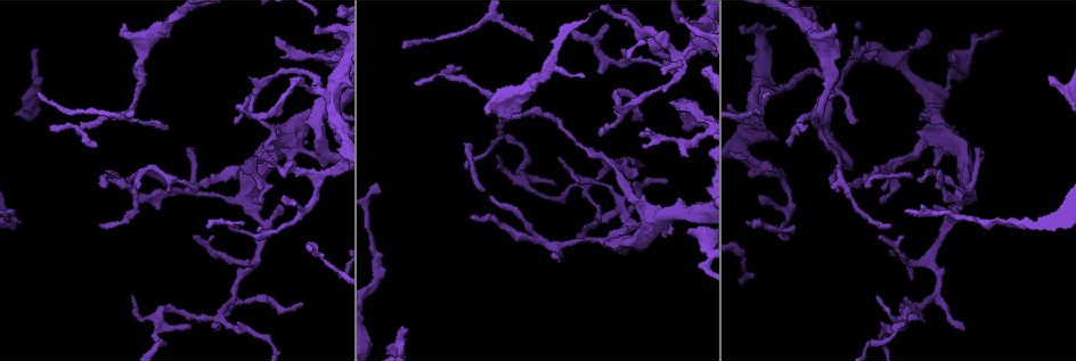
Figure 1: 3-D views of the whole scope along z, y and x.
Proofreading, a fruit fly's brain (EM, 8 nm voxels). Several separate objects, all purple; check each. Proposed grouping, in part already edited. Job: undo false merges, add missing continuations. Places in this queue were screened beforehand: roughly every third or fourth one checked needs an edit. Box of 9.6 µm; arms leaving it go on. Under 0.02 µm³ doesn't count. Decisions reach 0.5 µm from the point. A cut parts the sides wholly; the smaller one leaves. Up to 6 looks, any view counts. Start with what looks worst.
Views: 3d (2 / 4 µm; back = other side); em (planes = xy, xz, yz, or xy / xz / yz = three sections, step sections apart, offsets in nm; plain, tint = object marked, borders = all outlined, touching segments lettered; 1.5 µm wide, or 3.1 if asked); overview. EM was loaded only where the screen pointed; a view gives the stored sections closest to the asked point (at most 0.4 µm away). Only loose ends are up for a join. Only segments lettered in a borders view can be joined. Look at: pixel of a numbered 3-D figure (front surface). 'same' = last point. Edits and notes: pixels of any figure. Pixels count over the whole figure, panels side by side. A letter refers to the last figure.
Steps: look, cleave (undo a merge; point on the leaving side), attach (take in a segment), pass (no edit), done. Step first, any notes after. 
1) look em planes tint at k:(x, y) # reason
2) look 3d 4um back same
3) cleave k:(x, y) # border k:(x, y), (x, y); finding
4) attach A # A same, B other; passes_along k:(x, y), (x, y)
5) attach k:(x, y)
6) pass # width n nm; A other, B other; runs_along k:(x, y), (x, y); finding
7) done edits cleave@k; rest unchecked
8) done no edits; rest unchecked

look 3d 4um at 1:(768, 93) # long arm stops here

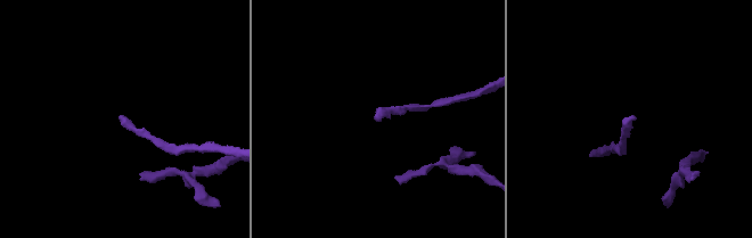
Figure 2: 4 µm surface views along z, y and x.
look em planes borders at 2:(122, 117) # now the EM

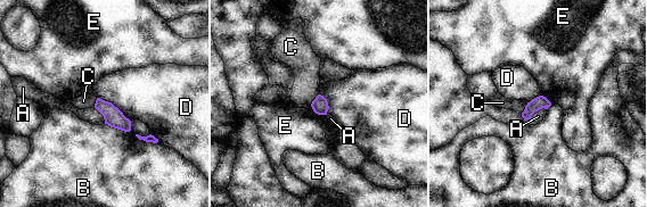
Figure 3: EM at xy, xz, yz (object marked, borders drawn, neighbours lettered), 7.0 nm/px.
pass # width 90 nm; A other, B other, C other, D other, E other; border 3:(97, 97), (111, 101), (130, 121); no lettered segment goes on from it

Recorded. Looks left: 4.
look em xy step 4 borders at 1:(399, 328) # free end

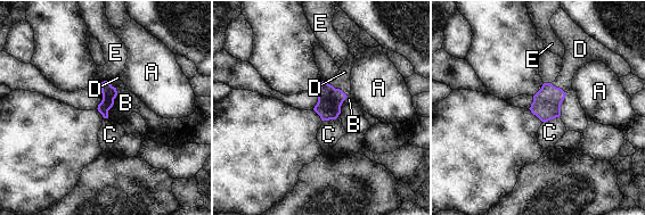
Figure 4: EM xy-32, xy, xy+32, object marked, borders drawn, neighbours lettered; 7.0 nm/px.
attach D # longest_contact B 220 nm; A other, B other, C other, D same, E other; passes_along 4:(329, 99), (336, 89), (342, 81); the cell continues

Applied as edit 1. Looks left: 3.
look overview

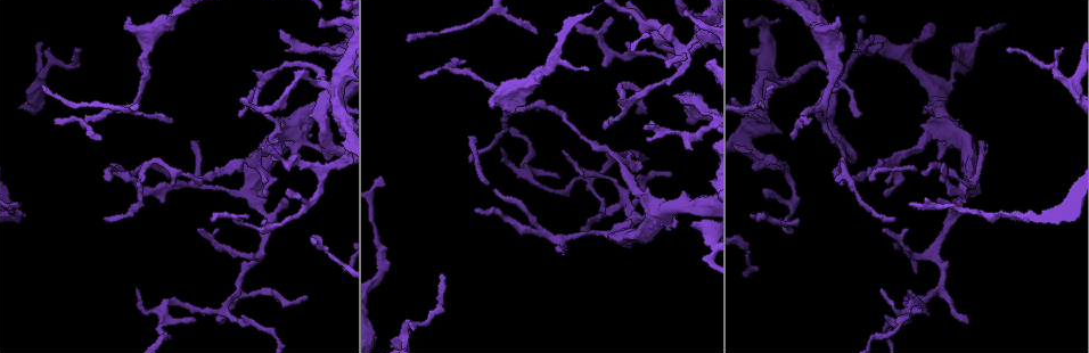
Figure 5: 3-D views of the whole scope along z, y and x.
look em planes plain at 5:(131, 172) # an open end

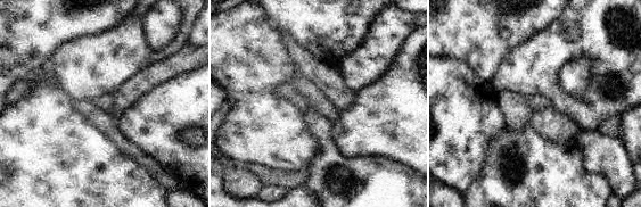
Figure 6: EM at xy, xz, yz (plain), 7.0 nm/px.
look em planes borders same

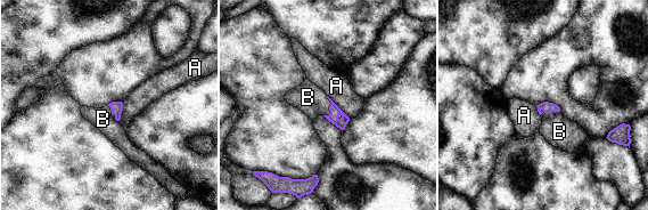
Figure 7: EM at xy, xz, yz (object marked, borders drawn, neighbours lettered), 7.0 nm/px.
pass # A other, B other; border 7:(559, 111), (542, 111), (540, 114); none of them fits

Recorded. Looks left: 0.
done edits attach@4; rest unchecked

